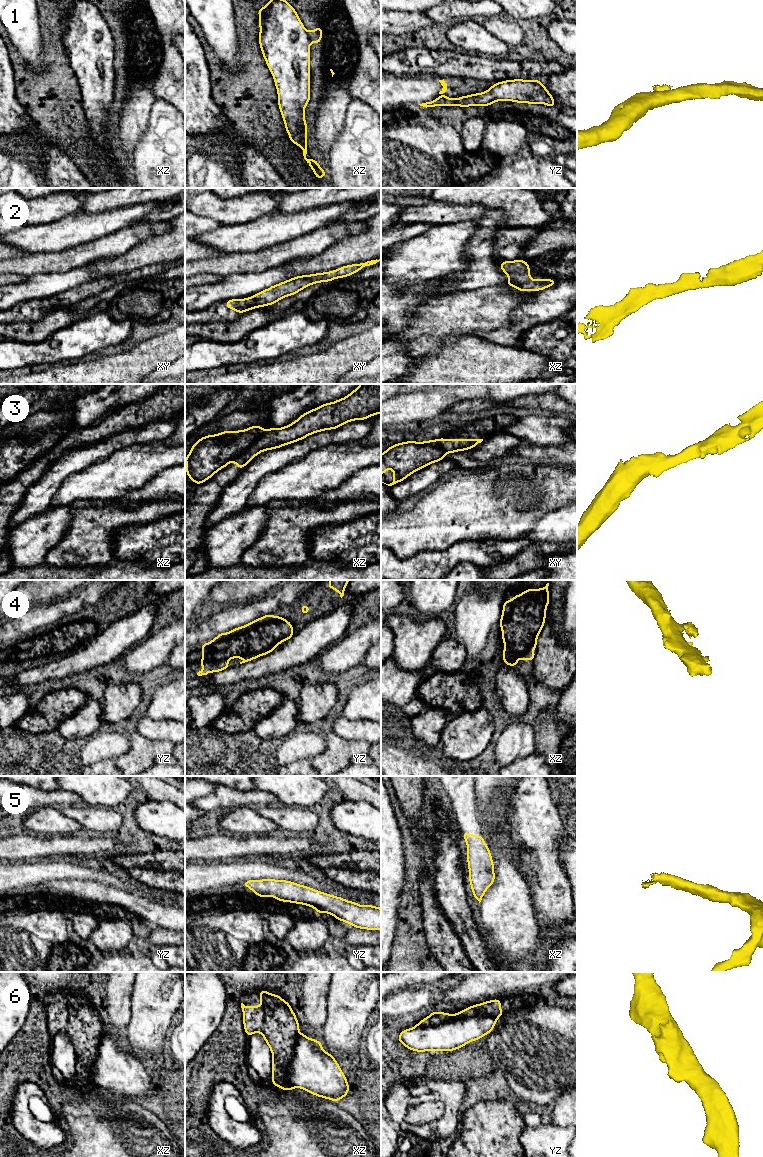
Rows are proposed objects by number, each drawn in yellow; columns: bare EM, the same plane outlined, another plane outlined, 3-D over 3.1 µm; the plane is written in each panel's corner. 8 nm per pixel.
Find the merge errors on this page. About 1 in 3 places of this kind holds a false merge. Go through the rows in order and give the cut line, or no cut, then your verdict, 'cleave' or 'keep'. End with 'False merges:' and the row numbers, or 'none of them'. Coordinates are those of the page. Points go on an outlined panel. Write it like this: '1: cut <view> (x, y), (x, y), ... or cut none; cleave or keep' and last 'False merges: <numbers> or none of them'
1: cut xz (306, 31), (310, 41); cleave
2: cut none; keep
3: cut xz (264, 430), (233, 460); cleave
4: cut none; keep
5: cut none; keep
6: cut yz (495, 1018), (470, 1015), (436, 1025), (417, 1025); cleave
False merges: 1, 3, 6

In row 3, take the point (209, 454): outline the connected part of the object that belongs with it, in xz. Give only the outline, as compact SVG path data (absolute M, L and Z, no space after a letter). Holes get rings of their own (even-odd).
M254 425L245 430L222 431L200 438L185 457L187 476L195 485L209 480L244 453L263 432L260 425Z

